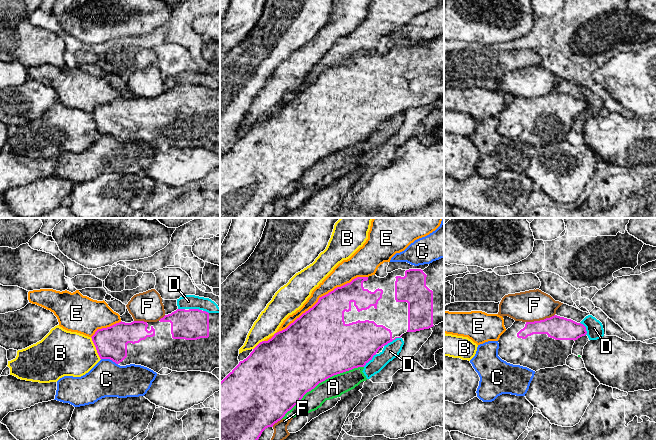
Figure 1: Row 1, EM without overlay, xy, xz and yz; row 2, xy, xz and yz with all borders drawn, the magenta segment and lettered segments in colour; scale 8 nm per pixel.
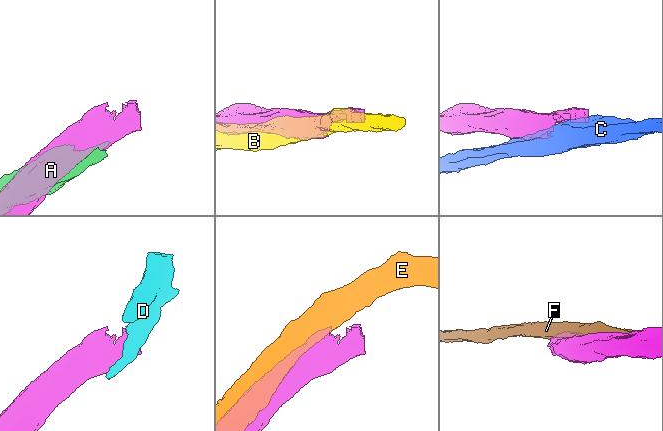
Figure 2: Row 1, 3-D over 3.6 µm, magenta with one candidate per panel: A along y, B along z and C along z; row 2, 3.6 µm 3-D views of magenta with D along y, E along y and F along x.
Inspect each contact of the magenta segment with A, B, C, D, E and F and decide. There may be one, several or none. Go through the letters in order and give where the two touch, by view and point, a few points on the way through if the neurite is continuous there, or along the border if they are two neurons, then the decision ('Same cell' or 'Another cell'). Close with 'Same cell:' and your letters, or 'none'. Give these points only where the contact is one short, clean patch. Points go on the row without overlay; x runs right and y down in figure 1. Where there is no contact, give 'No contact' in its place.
A: Touches magenta at xz (321, 157). Another cell
B: Touches magenta at xy (96, 124). Another cell
C: Touches magenta at xy (109, 134). Another cell
D: Touches magenta at xz (392, 116). Another cell
E: Touches magenta at xz (322, 72). Another cell
F: Touches magenta at yz (540, 96). Another cell
Same cell: none

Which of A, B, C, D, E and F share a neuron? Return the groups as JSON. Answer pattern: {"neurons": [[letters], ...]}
{"neurons": [["A", "D"], ["B"], ["C"], ["E"], ["F"]]}

